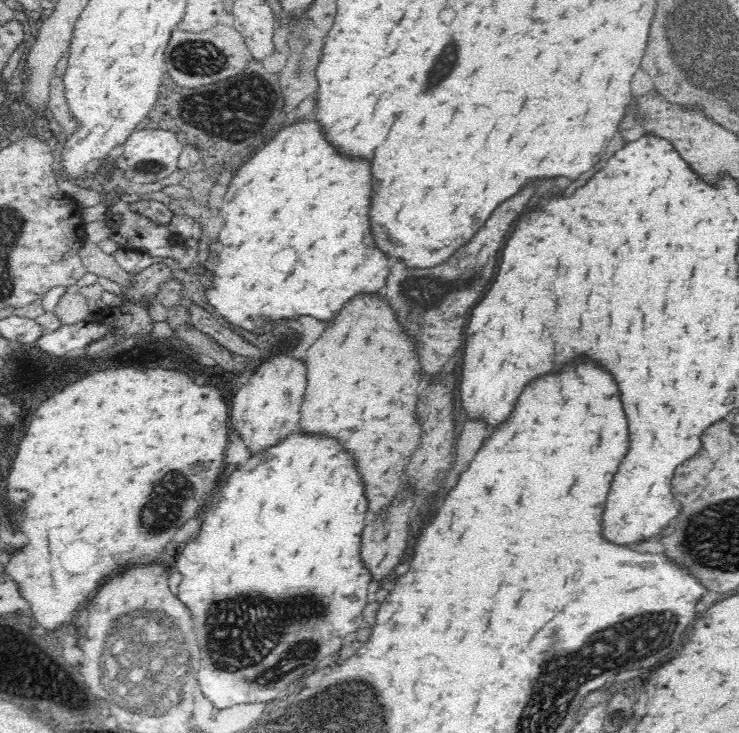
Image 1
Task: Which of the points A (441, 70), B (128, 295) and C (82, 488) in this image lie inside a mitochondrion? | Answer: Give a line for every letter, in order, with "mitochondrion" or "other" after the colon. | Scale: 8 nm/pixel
A: mitochondrion
B: other
C: other

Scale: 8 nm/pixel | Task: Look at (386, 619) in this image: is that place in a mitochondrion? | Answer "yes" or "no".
no

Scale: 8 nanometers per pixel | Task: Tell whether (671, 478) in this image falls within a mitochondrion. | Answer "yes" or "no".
no

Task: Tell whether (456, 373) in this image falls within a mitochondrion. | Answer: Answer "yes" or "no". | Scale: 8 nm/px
no

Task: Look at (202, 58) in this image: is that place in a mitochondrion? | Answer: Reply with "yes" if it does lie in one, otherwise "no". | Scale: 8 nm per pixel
yes

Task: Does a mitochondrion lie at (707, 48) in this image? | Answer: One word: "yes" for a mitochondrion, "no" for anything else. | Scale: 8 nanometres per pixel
yes

